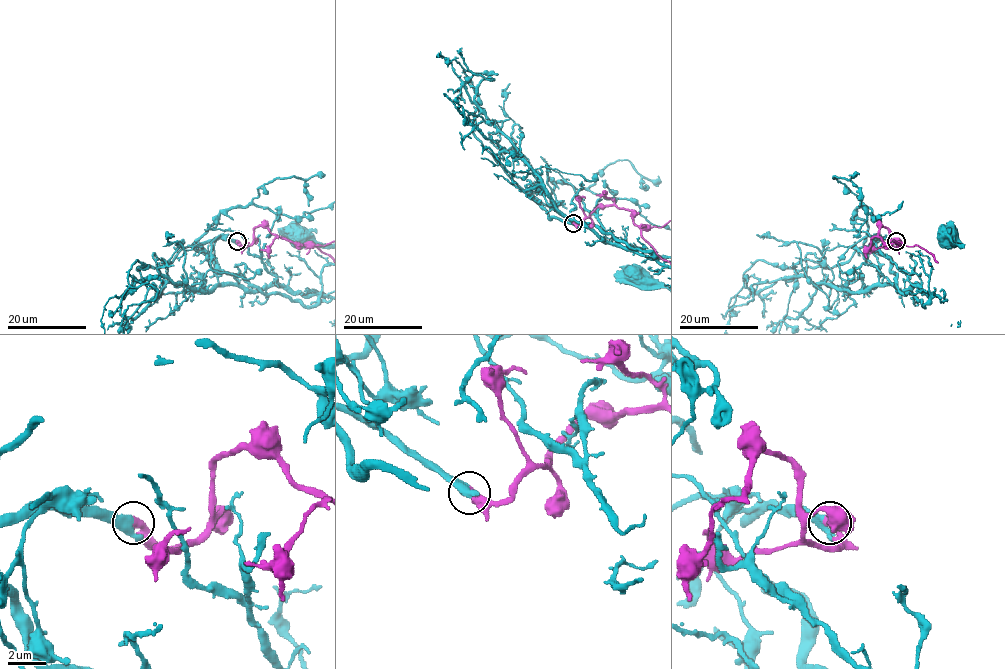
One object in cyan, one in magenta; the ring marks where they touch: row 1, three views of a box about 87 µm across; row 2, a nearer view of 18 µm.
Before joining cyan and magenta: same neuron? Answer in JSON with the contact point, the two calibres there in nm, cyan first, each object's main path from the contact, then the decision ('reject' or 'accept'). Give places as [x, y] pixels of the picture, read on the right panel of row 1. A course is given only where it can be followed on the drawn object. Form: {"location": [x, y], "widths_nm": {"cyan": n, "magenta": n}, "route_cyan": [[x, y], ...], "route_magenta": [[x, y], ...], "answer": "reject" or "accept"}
{"location": [896, 241], "widths_nm": {"cyan": 600, "magenta": 460}, "route_cyan": [[896, 241], [882, 238], [872, 244], [878, 281], [902, 289], [916, 285], [942, 297], [965, 253], [943, 231]], "answer": "accept"}

